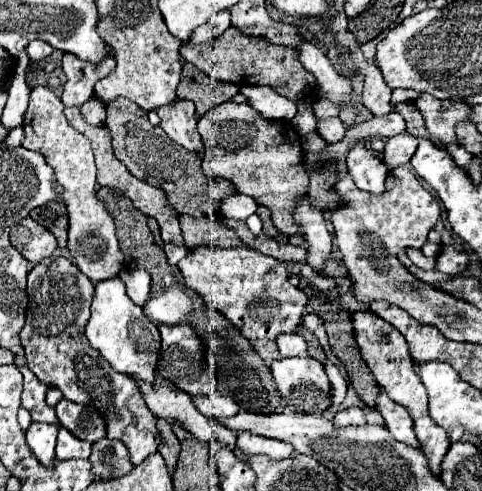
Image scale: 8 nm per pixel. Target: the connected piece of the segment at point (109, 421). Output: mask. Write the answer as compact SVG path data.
M52 258L50 264L36 264L28 272L28 308L26 308L26 324L20 332L22 346L26 350L26 360L30 370L46 384L62 390L64 398L76 404L86 404L96 410L102 408L102 416L106 422L106 436L118 438L126 444L130 458L134 464L140 464L146 456L158 450L162 436L156 428L158 418L150 412L150 408L144 402L144 396L136 382L128 376L120 376L120 372L112 370L112 366L88 344L88 338L84 336L84 328L90 318L90 304L94 296L94 284L78 270L78 266L68 258Z

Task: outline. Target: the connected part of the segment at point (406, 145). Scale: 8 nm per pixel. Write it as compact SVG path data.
M400 134L400 136L390 138L386 142L386 148L384 148L386 168L394 170L394 168L400 168L400 166L406 166L416 152L416 144L418 144L418 140L410 134Z

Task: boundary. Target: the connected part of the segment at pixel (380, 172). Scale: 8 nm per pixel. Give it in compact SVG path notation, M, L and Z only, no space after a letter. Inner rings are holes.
M356 146L346 156L348 170L360 190L380 194L384 192L384 180L388 170L384 168L382 160L376 156L374 150L366 146Z

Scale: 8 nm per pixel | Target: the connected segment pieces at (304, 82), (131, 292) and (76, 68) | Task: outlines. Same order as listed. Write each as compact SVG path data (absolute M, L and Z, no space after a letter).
M228 28L224 34L216 36L216 40L210 40L208 44L200 46L182 46L180 54L192 62L196 68L204 70L216 80L222 82L232 82L238 84L266 84L272 86L276 92L290 100L300 100L304 98L304 90L310 86L310 90L316 86L316 78L302 66L298 64L296 52L286 48L286 46L276 46L270 44L262 36L246 36L240 34L236 28Z
M122 270L118 278L126 284L126 292L132 298L132 302L144 306L144 302L150 296L150 274L144 270L134 270L134 272Z
M62 54L62 68L68 78L68 82L64 84L62 102L66 106L82 106L92 96L94 84L104 78L102 74L112 72L114 60L104 58L98 66L94 66L92 62L80 60L74 54Z

